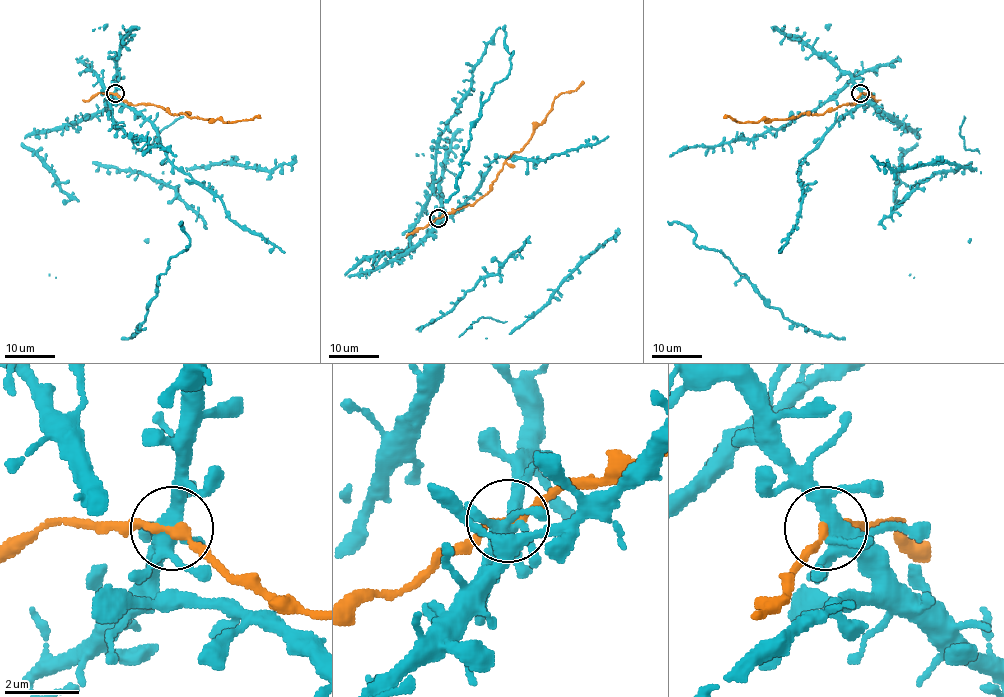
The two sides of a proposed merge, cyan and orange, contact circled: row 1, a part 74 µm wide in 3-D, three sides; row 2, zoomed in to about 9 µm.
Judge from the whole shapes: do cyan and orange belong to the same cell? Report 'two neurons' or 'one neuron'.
one neuron

